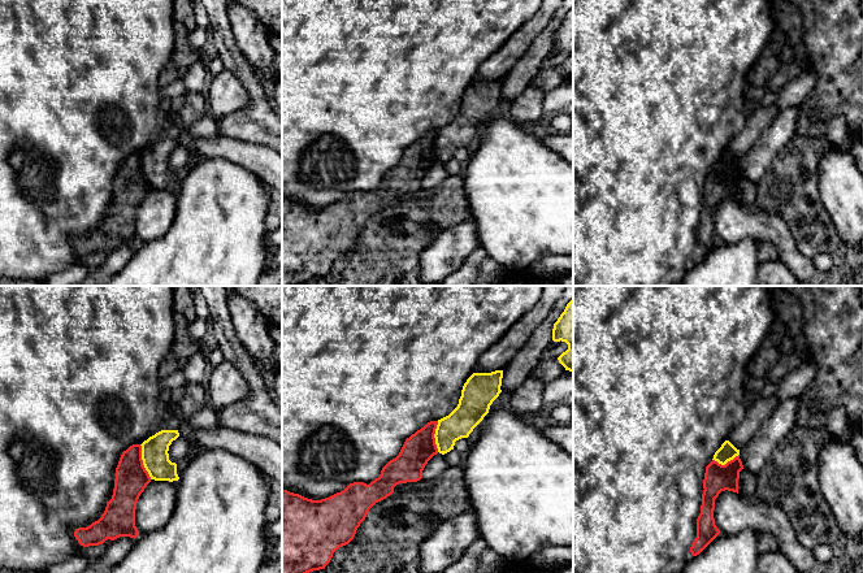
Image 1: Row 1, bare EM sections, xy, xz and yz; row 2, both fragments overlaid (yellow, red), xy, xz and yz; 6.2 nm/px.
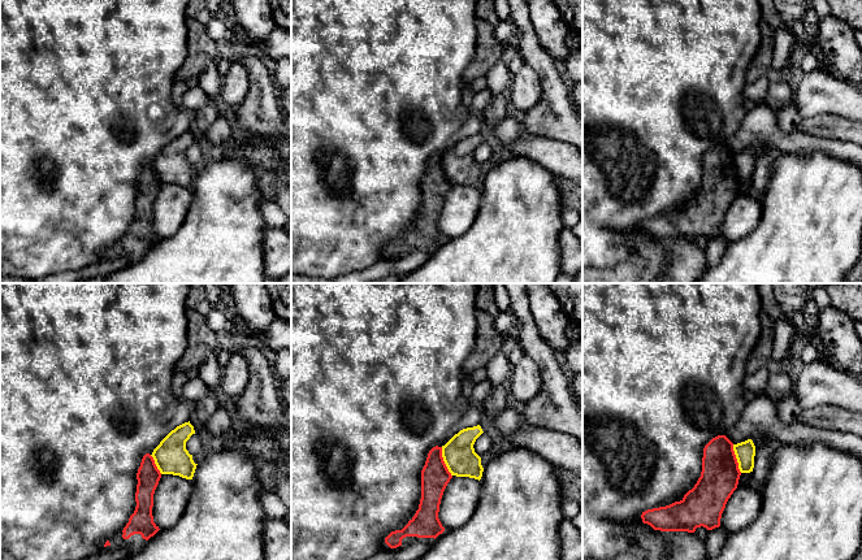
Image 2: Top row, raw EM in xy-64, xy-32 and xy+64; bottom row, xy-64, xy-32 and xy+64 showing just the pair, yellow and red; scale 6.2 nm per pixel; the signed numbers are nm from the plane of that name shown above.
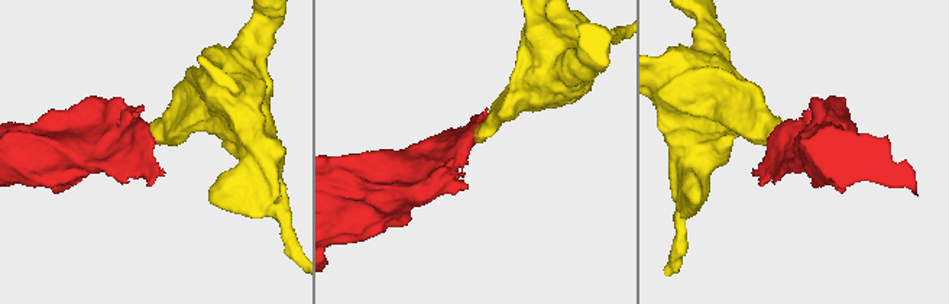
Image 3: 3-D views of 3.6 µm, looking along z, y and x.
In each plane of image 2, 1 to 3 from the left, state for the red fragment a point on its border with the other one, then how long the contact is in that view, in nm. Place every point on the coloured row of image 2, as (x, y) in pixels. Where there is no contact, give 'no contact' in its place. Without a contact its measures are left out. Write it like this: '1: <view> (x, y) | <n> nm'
1: xy-64 (155, 463) | 140 nm
2: xy-32 (444, 460) | 200 nm
3: xy+64 (736, 458) | 190 nm

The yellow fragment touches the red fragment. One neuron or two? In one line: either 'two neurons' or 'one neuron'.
two neurons

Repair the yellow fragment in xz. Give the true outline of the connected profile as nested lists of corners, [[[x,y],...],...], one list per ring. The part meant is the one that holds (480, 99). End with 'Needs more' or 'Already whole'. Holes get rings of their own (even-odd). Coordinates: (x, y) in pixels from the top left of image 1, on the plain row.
[[[503,79],[473,82],[463,95],[457,116],[438,129],[435,153],[444,164],[454,159],[455,151],[468,147],[473,138],[489,122],[490,114],[502,101]]]. Already whole

